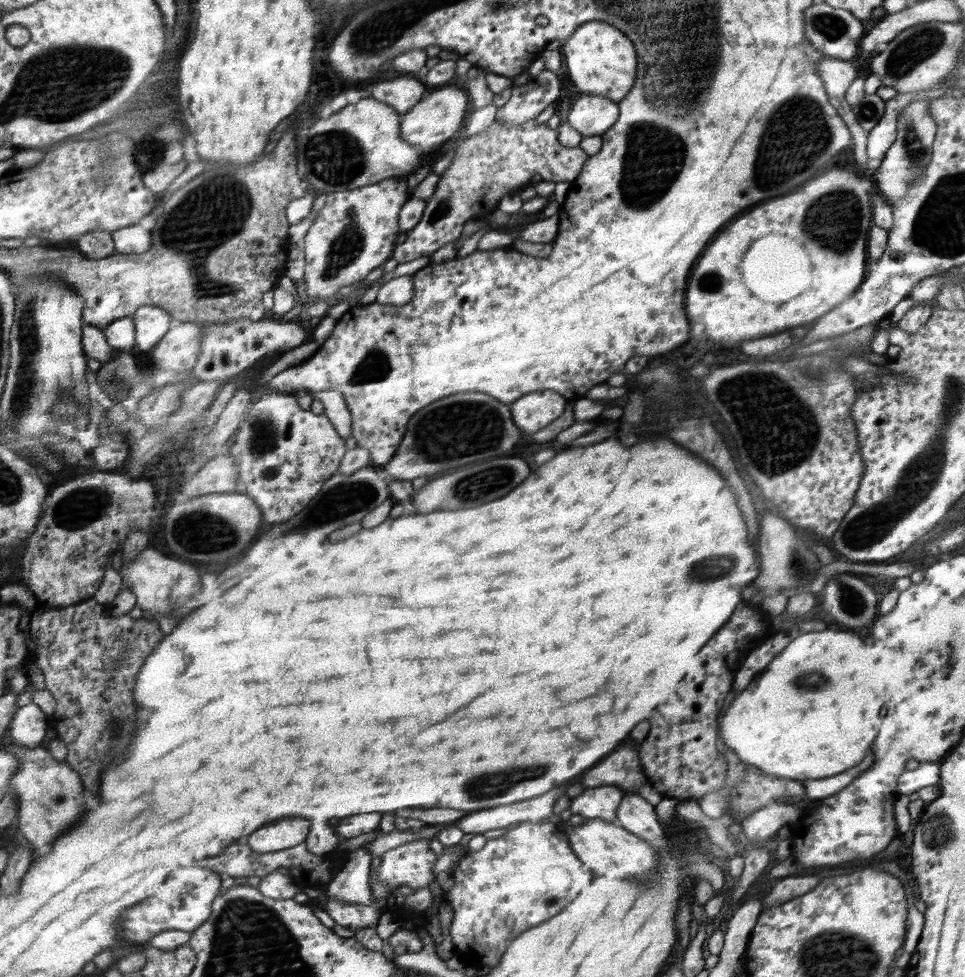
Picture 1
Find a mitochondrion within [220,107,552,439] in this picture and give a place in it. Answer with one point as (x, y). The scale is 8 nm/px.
(335, 157)

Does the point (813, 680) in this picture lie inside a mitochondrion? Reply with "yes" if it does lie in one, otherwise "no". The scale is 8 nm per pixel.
yes

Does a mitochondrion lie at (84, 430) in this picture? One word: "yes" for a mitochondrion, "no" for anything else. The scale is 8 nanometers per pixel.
no

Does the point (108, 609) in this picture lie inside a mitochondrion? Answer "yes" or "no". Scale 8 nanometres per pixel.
no

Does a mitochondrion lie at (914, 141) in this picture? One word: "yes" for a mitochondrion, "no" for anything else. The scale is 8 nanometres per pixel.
yes

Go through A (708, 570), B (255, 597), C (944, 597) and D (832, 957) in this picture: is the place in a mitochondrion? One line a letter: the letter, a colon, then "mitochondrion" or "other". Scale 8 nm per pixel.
A: mitochondrion
B: other
C: other
D: mitochondrion

